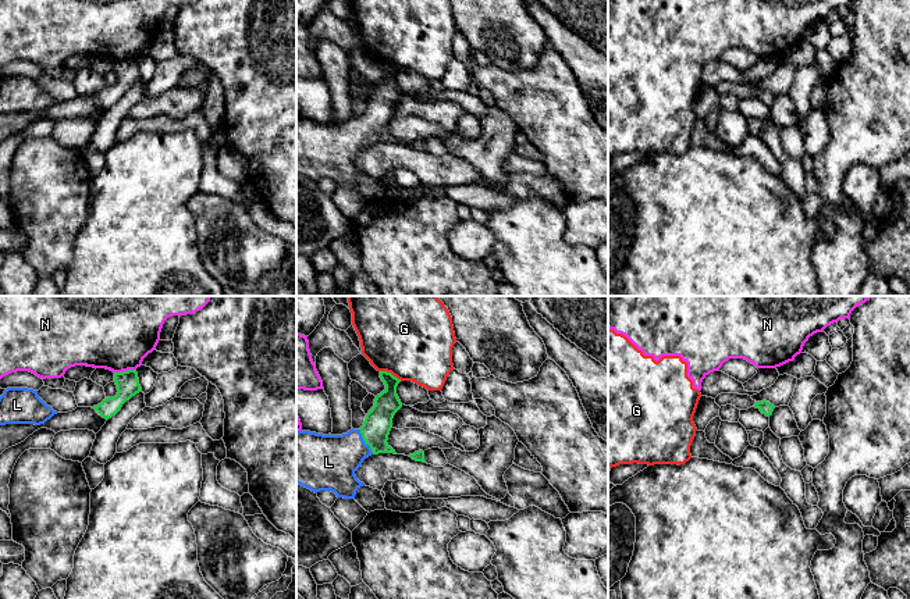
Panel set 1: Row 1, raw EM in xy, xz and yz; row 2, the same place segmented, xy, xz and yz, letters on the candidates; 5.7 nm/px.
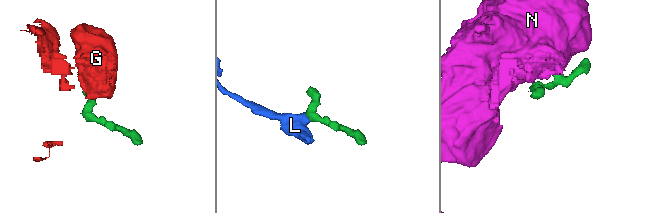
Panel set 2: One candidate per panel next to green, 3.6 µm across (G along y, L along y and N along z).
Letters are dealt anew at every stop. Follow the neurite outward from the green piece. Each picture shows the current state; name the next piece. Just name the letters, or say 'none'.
L

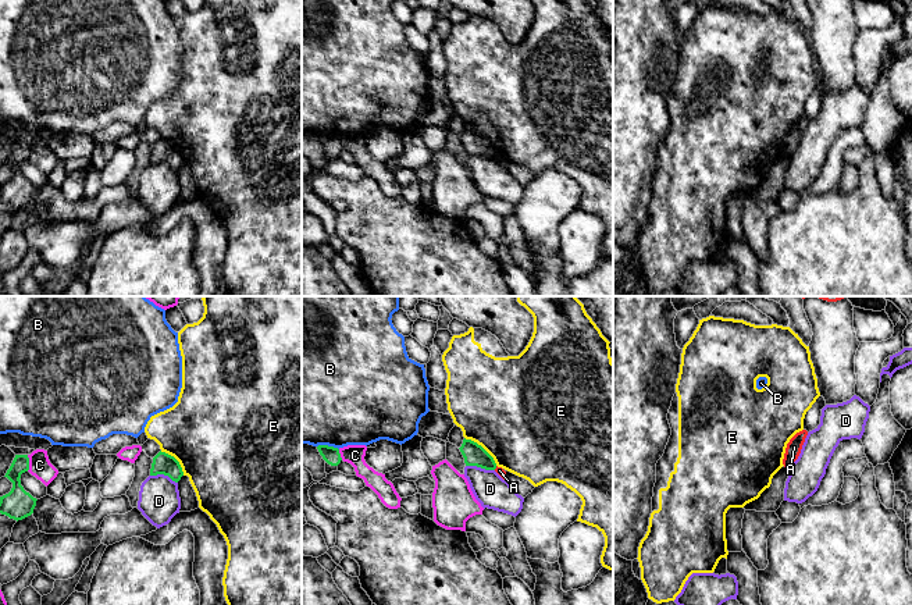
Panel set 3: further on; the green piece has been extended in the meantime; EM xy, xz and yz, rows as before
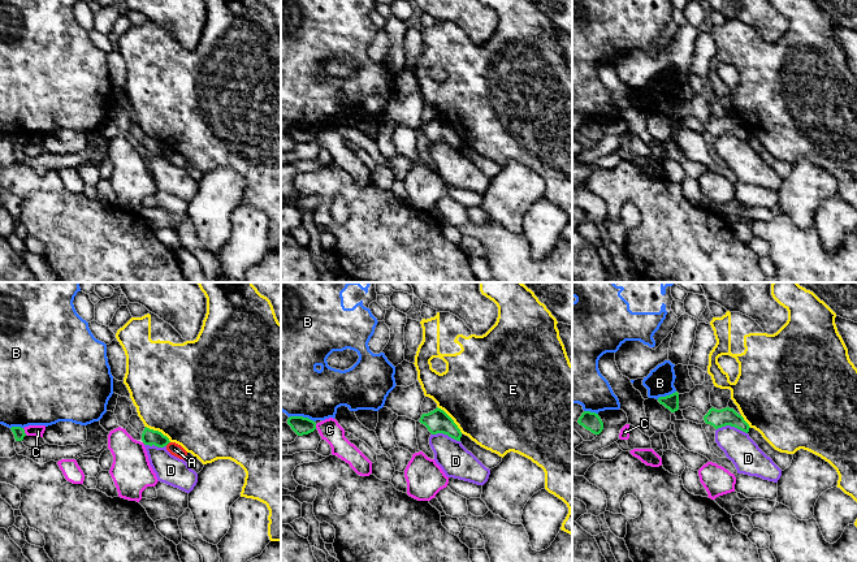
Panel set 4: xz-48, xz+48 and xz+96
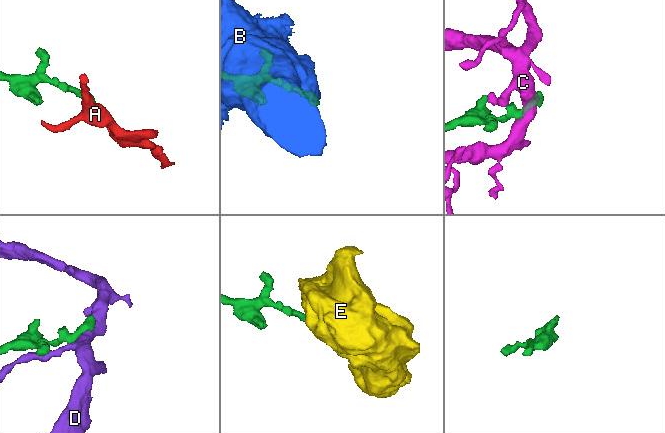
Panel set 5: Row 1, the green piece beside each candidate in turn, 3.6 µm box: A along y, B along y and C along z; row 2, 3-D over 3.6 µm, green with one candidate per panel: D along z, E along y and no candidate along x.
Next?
none

